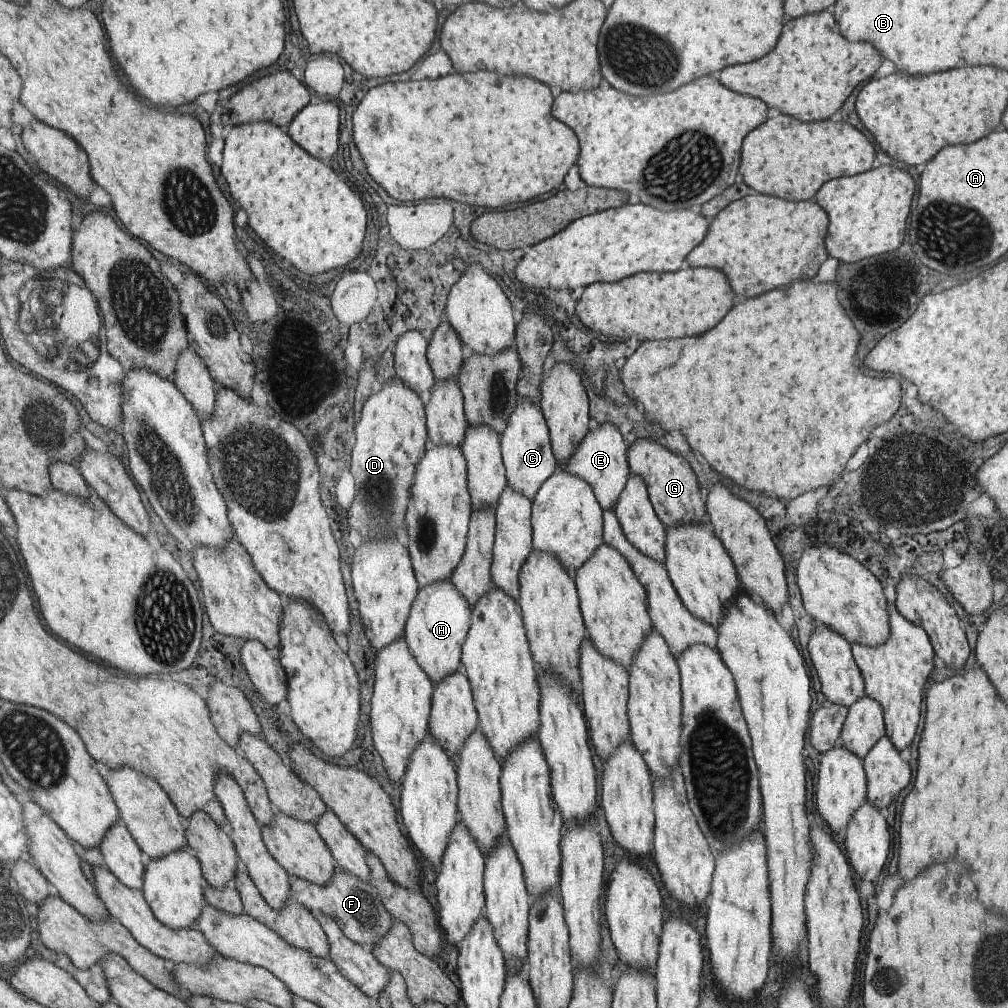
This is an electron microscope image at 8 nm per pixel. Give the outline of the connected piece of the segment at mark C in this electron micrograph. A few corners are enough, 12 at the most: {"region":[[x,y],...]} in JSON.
{"region":[[520,400],[501,435],[508,487],[530,500],[558,471],[541,408]]}

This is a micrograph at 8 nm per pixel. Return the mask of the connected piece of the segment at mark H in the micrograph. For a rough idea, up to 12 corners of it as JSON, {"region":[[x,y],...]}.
{"region":[[451,580],[421,587],[404,638],[429,678],[462,671],[473,612]]}

